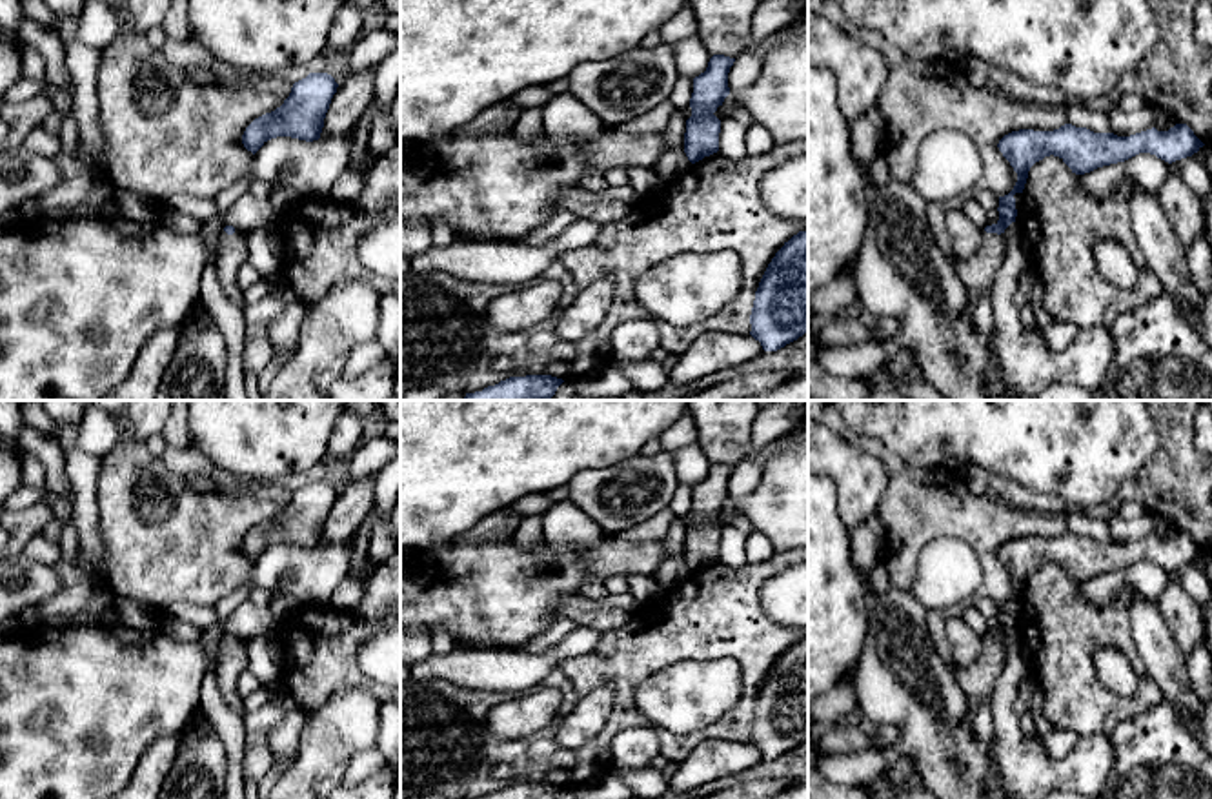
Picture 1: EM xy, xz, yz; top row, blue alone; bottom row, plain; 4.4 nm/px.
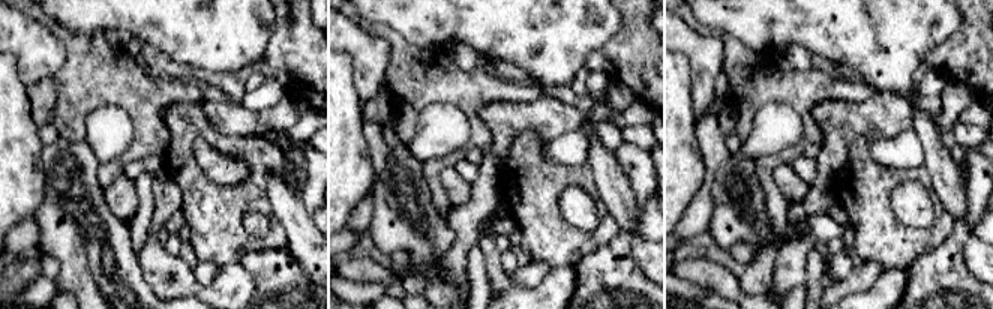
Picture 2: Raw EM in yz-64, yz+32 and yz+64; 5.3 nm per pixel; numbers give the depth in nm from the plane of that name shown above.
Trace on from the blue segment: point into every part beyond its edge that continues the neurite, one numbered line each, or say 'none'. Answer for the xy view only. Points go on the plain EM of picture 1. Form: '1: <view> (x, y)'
1: xy (232, 657)

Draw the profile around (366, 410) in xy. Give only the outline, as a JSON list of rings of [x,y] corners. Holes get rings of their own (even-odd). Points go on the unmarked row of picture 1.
[[[344,400],[344,406],[357,413],[362,422],[371,419],[386,420],[380,400]]]

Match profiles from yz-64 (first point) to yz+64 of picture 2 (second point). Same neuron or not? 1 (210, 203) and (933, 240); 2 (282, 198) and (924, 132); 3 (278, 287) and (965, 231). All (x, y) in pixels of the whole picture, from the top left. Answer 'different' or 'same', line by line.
1: same
2: same
3: same

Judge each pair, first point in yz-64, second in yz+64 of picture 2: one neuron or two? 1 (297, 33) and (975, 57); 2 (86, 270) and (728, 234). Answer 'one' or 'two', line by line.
1: one
2: one

